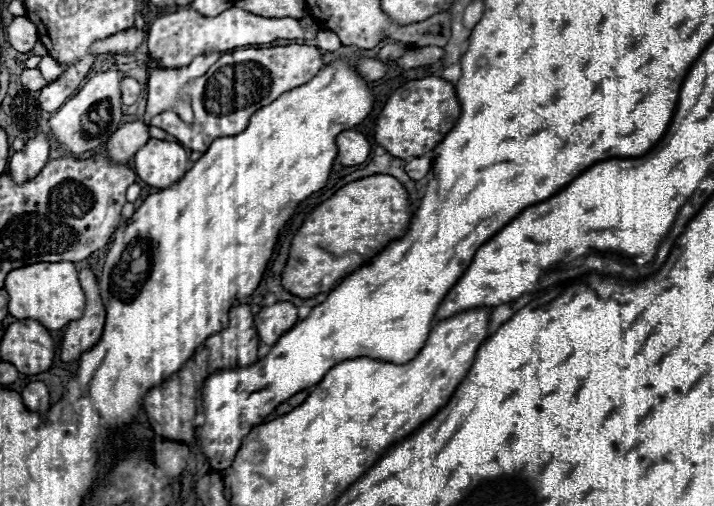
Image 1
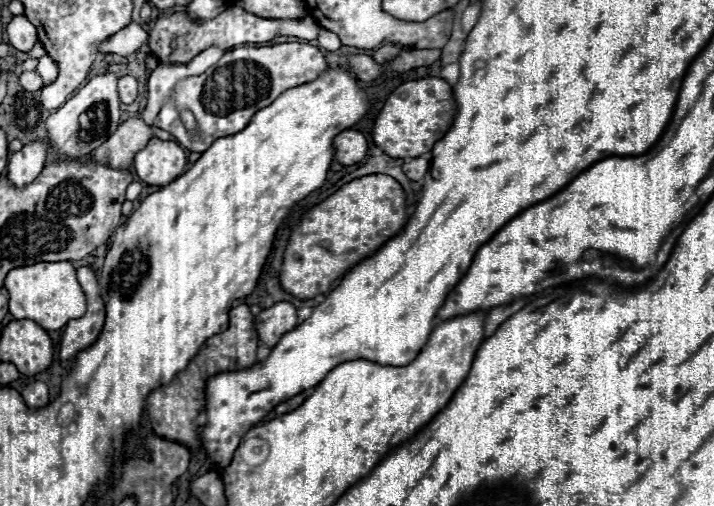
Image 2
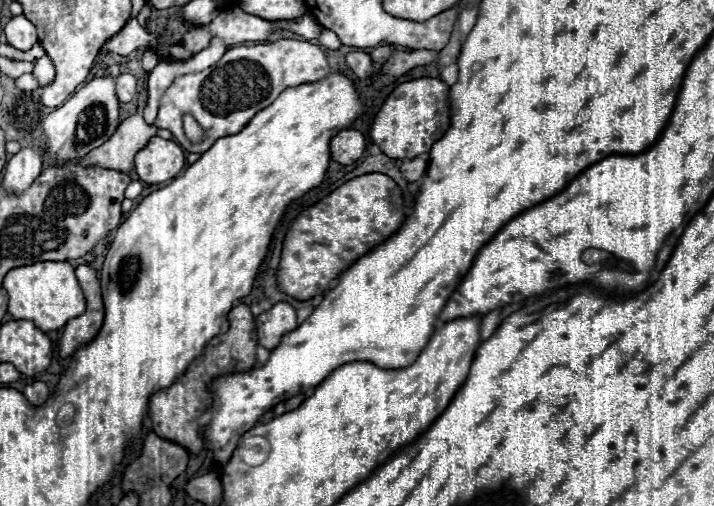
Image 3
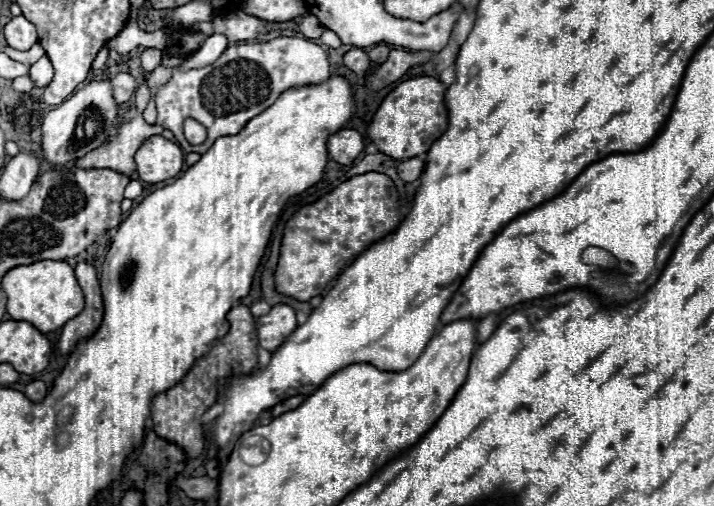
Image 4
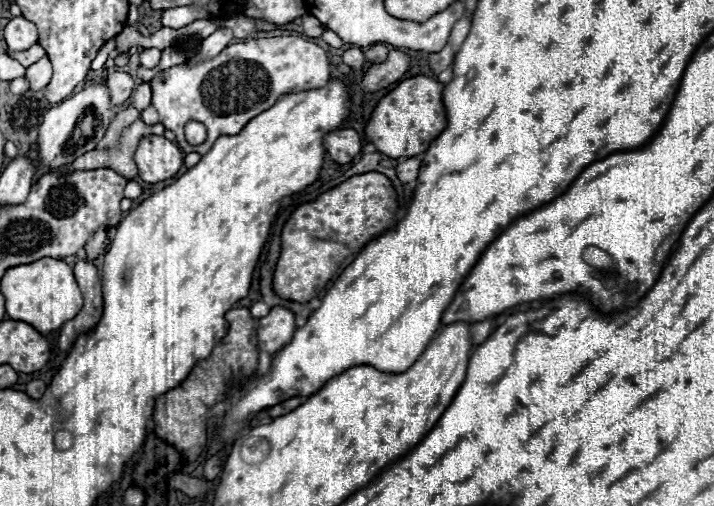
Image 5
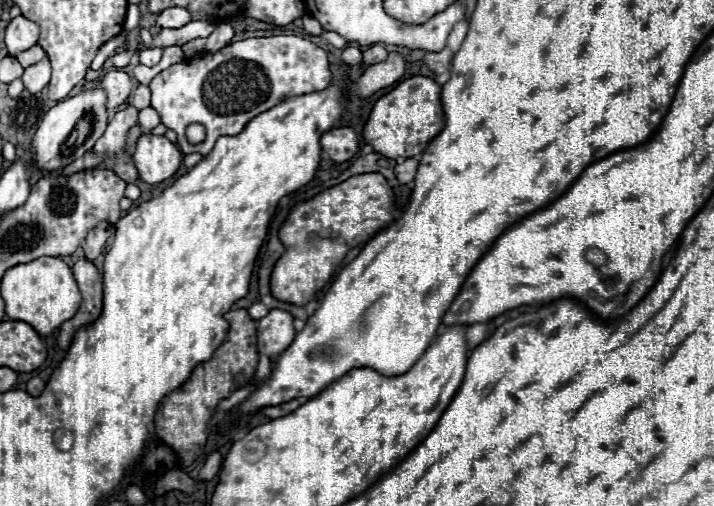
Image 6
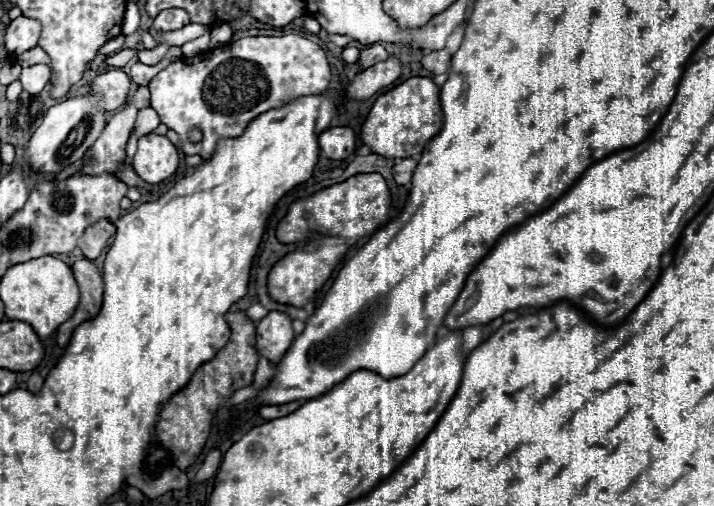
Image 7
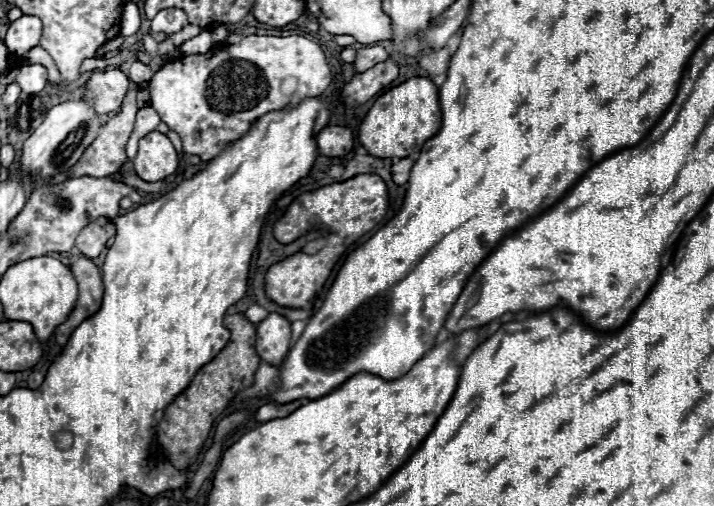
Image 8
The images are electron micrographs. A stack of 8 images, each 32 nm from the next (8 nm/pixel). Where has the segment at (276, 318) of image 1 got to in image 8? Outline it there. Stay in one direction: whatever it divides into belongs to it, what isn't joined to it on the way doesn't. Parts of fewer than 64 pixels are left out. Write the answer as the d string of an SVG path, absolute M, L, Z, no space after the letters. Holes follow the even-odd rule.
M270 312L268 318L264 318L256 328L258 328L256 336L258 356L272 366L280 366L288 354L288 344L292 338L290 320L284 318L282 314Z

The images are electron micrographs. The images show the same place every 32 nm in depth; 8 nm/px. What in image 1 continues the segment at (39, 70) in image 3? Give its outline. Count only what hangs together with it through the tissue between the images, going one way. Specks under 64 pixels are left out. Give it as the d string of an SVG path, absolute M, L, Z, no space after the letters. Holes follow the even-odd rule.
M42 56L42 62L38 64L38 70L42 72L46 82L54 82L64 72L64 66L58 60L54 60L52 56Z

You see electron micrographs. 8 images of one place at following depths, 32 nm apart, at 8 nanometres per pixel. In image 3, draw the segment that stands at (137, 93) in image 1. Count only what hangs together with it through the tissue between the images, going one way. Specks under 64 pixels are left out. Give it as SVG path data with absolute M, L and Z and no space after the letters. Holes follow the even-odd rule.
M120 74L116 78L116 96L120 102L130 102L134 100L138 94L138 88L136 88L136 78L130 76L130 74Z

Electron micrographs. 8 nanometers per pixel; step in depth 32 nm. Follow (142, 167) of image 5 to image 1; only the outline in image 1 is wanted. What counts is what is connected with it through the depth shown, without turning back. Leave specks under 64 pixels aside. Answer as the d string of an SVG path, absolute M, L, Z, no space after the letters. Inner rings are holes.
M150 138L136 156L136 174L154 188L170 188L188 172L188 152L178 142Z

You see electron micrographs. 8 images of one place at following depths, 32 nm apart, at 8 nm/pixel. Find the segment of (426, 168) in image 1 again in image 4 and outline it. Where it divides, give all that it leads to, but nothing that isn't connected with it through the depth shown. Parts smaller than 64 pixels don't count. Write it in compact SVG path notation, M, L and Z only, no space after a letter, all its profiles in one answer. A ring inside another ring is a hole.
M416 156L416 158L410 158L406 162L402 162L398 166L398 174L404 182L414 182L422 176L422 170L424 170L424 158L422 156Z

